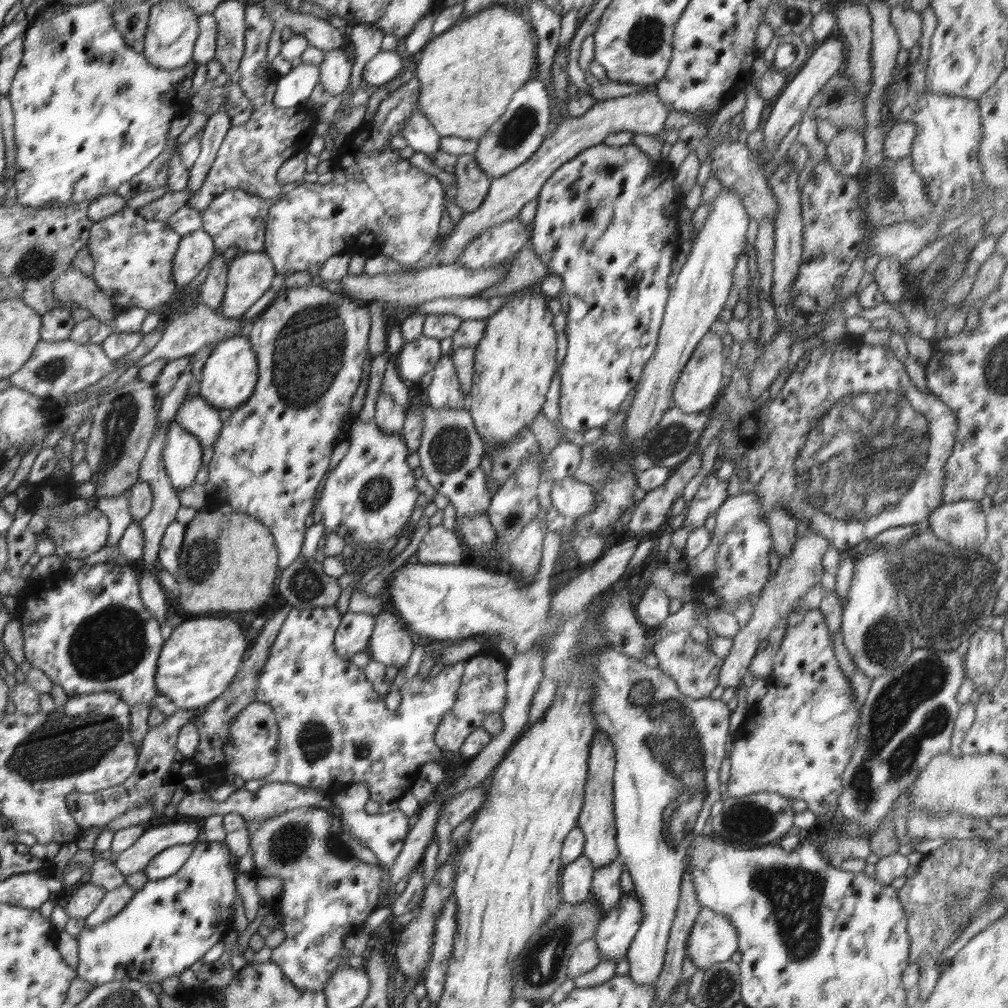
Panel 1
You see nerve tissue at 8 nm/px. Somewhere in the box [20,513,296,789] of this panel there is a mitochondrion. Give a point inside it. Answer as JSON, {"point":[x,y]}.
{"point":[111,643]}

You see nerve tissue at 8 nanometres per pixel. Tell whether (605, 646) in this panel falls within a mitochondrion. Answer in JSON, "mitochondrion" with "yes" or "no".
{"mitochondrion":"no"}

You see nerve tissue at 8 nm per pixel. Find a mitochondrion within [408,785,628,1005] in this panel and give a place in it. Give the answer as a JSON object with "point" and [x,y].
{"point":[541,965]}

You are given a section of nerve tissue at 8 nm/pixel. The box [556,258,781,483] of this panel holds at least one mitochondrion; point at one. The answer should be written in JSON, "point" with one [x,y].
{"point":[668,442]}

